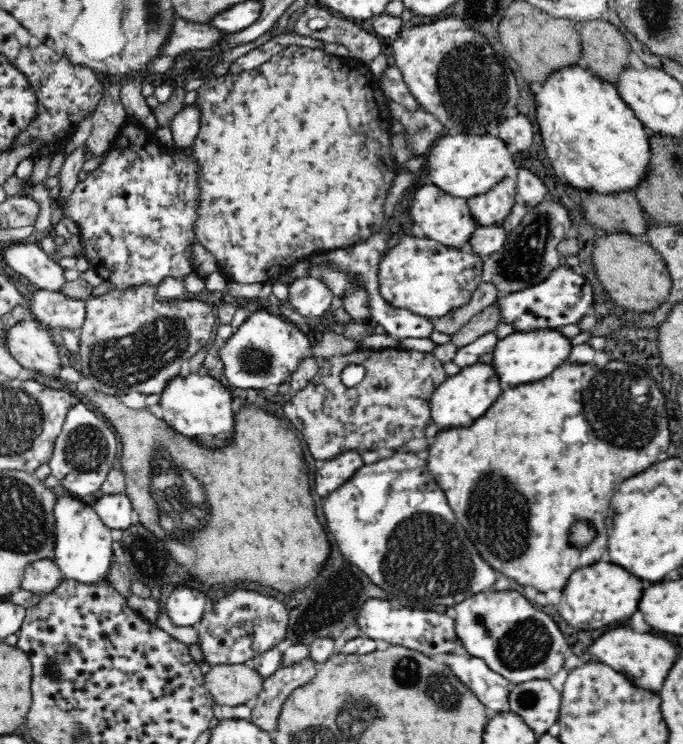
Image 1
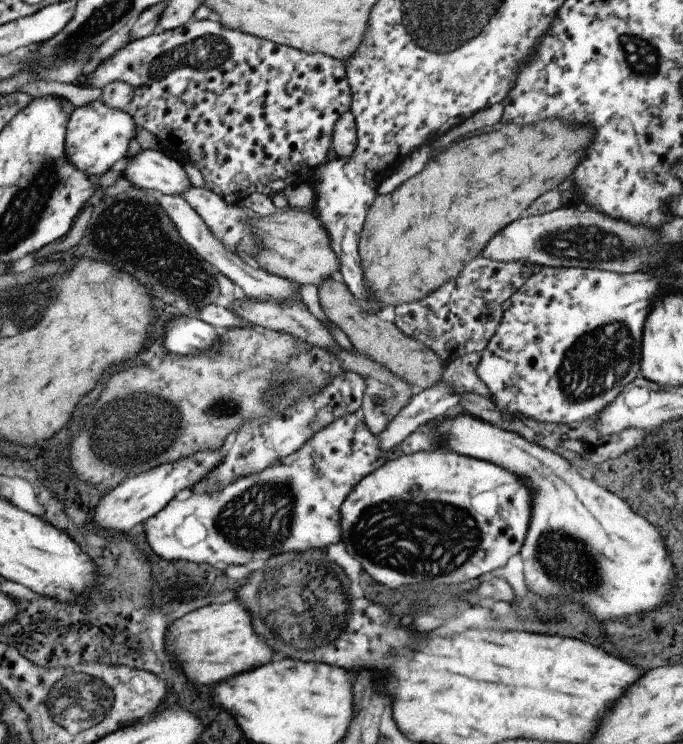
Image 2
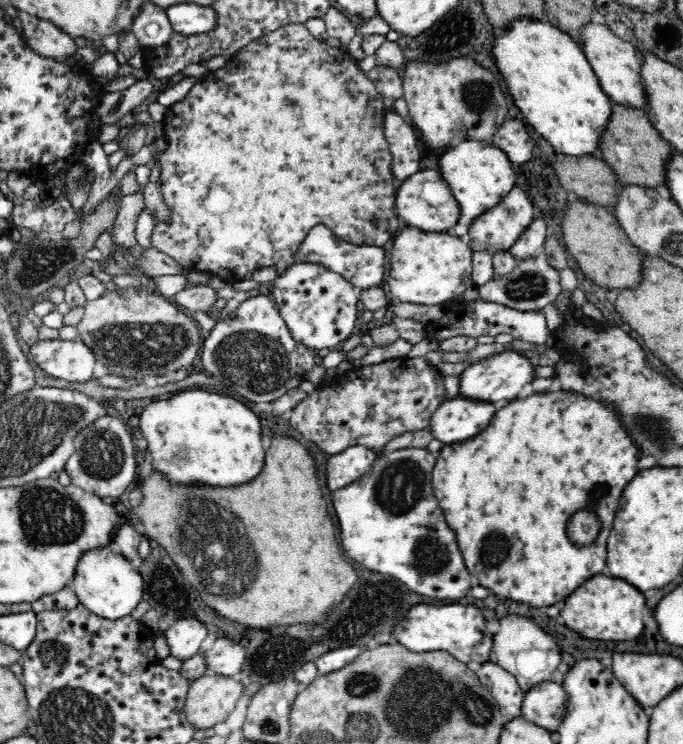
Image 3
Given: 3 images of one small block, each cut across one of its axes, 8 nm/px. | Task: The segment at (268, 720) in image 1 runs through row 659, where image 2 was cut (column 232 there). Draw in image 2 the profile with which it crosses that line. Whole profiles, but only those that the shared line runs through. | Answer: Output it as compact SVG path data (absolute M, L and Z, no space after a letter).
M240 294L238 300L235 300L231 305L230 310L244 321L254 326L259 325L279 333L291 335L293 338L302 340L311 346L329 351L345 373L354 372L362 376L365 383L365 392L361 409L364 413L365 424L369 432L372 432L372 435L379 436L384 432L390 422L400 413L400 410L405 408L406 402L413 397L413 387L408 382L395 376L391 371L388 371L382 364L356 350L343 350L335 342L325 326L309 312L301 298L289 299L284 305L280 305L275 301L257 302Z

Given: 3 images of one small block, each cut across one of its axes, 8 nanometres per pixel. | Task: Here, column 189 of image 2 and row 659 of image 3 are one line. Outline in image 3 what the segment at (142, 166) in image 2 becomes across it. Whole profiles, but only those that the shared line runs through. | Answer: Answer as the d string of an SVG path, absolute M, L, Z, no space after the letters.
M191 616L176 618L164 632L170 655L183 662L200 652L206 634L206 625Z

